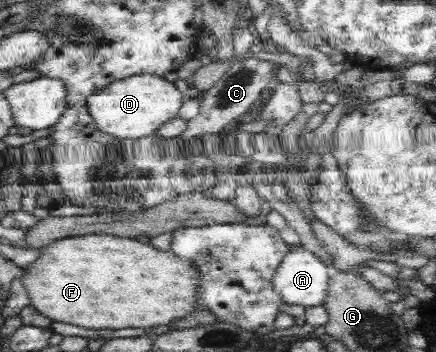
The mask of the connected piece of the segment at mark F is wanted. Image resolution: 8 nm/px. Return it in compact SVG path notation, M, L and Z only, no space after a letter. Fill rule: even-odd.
M109 234L65 237L43 247L37 258L22 268L19 281L27 293L30 306L55 322L71 322L71 326L87 330L149 328L167 324L197 309L197 304L194 304L194 291L198 291L202 274L193 261L183 260L170 250L153 250L149 244Z

